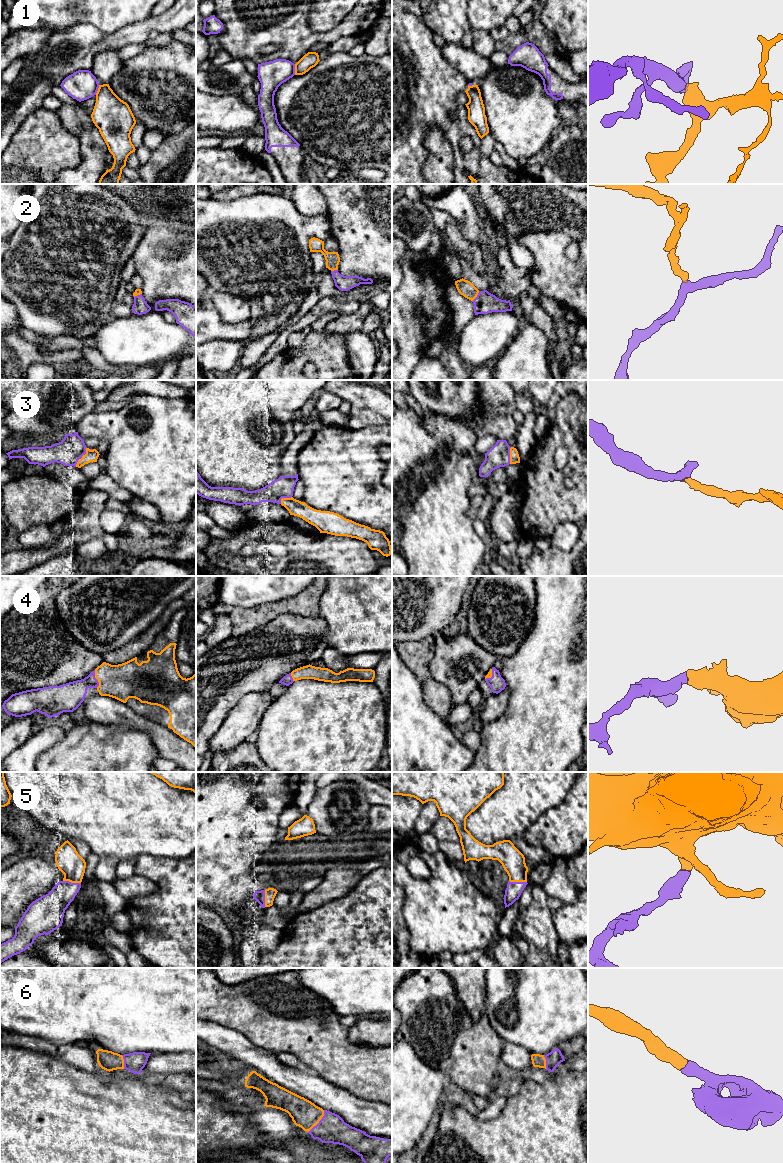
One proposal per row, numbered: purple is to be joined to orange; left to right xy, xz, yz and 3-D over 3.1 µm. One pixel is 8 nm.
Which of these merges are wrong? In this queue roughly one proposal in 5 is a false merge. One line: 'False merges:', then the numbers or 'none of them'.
False merges: 1

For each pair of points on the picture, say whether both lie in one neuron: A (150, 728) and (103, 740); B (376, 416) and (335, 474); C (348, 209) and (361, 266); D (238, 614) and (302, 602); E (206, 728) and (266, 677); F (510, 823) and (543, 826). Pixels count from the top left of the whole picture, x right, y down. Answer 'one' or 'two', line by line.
A: two
B: two
C: one
D: one
E: one
F: two

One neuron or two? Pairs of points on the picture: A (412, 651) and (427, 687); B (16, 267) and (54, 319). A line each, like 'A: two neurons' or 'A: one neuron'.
A: one neuron
B: one neuron

